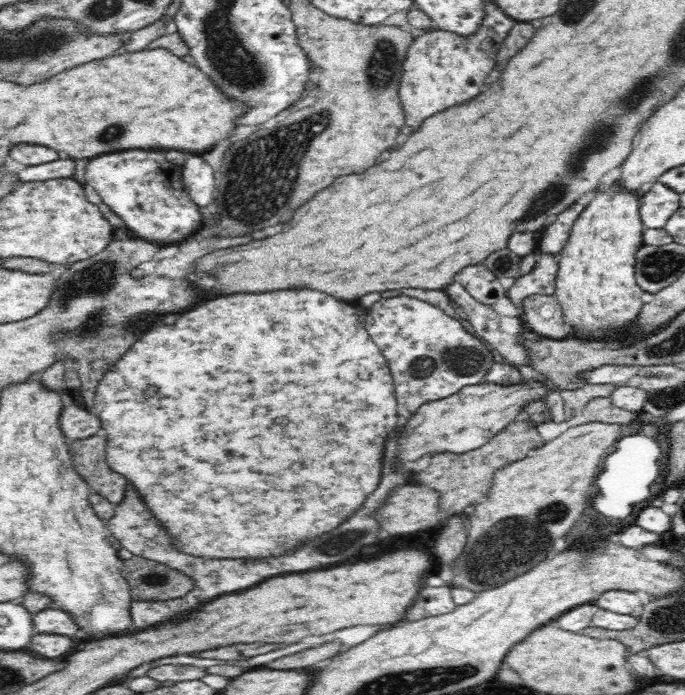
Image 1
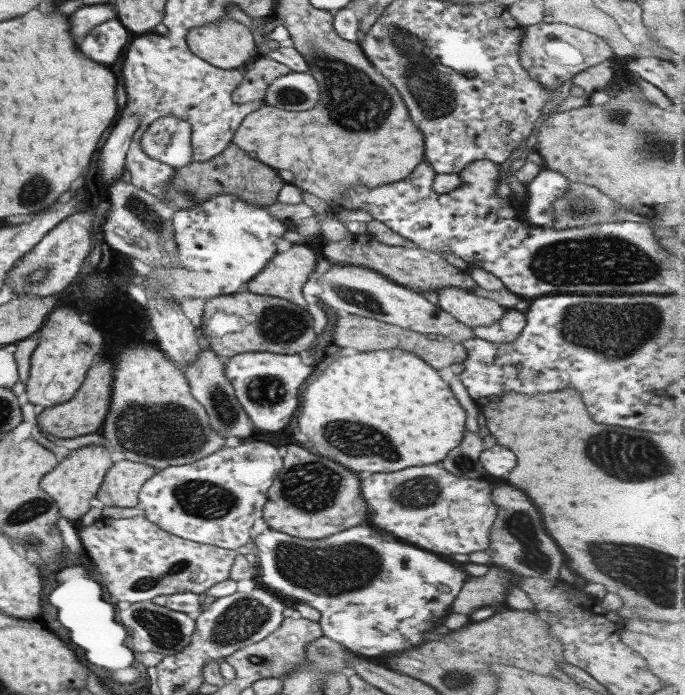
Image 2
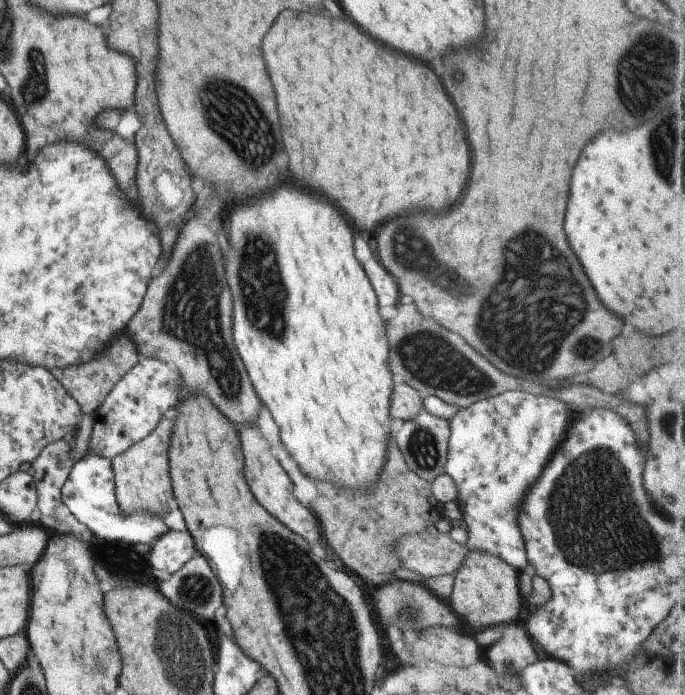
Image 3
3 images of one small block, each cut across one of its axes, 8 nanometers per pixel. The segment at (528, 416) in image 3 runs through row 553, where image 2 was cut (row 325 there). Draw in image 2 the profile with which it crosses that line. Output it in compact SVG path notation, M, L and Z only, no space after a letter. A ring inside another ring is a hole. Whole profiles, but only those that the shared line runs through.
M505 309L503 317L485 325L475 326L472 332L475 337L487 339L489 342L503 343L513 341L525 326L525 315L516 309Z

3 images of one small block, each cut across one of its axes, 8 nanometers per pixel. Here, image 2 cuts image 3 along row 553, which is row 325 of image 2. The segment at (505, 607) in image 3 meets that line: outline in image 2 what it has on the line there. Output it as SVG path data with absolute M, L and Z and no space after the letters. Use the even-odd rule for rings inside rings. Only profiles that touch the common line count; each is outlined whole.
M441 287L436 295L440 309L471 328L493 323L503 317L505 311L495 301L457 287Z

